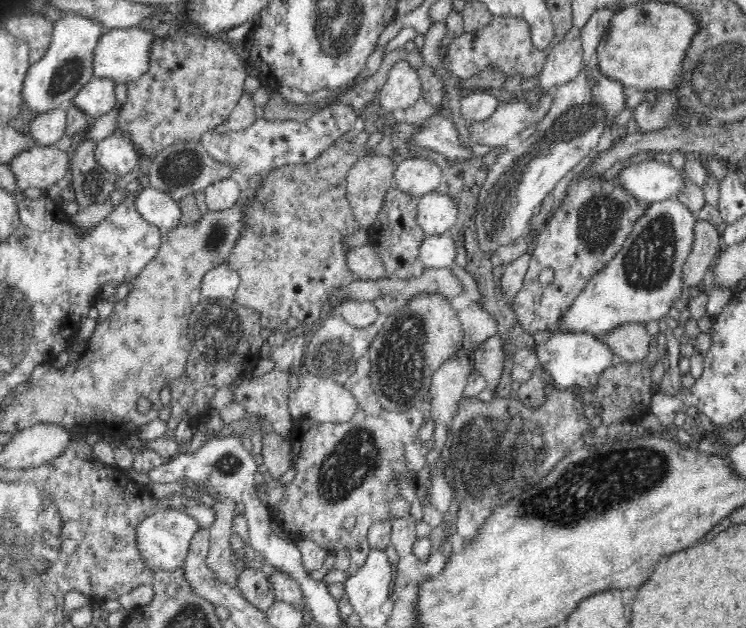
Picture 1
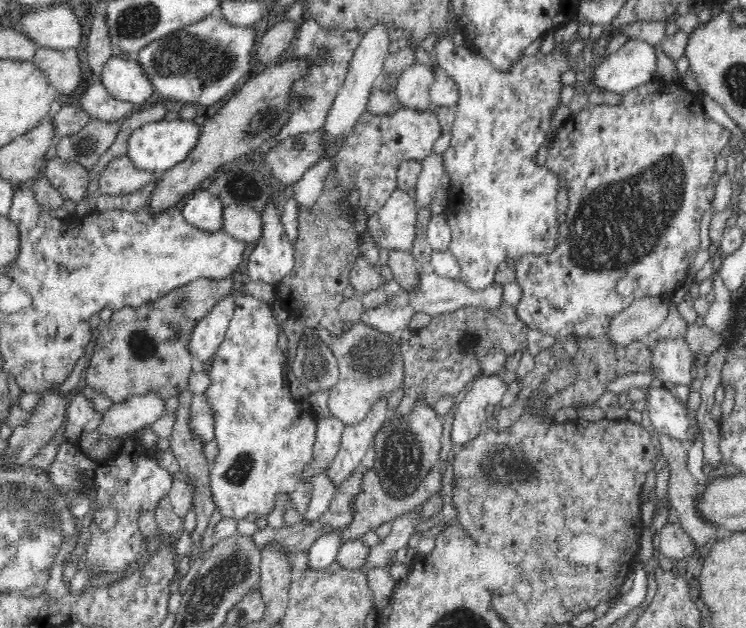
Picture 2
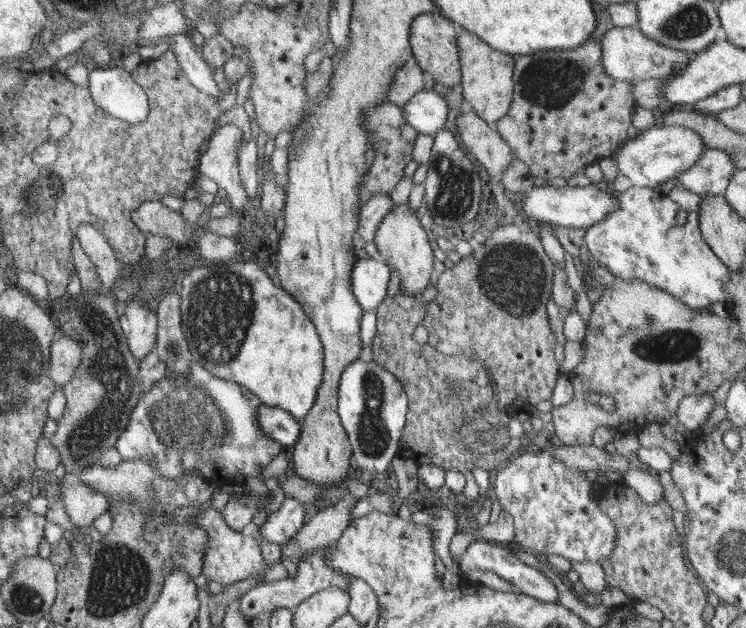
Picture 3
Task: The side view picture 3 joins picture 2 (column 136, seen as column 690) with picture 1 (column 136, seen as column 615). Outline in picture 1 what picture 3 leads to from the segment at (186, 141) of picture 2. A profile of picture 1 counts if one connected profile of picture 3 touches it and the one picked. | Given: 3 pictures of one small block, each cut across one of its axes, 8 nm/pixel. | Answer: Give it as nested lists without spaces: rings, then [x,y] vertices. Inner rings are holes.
[[[117,133],[98,141],[93,153],[98,165],[120,178],[134,170],[141,156],[125,134]]]

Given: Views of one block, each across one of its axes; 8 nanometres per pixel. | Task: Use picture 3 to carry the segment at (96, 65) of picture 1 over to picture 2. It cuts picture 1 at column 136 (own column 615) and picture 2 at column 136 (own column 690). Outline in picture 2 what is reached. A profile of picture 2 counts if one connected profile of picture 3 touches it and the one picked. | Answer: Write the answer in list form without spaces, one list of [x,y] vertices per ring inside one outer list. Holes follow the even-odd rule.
[[[216,10],[212,15],[202,18],[200,22],[194,22],[184,29],[150,42],[135,57],[154,88],[167,99],[168,103],[196,102],[196,105],[202,105],[202,110],[206,110],[215,103],[223,103],[228,93],[237,87],[240,78],[246,76],[244,72],[248,72],[252,68],[251,63],[254,62],[255,47],[256,32],[252,27],[233,26]]]

